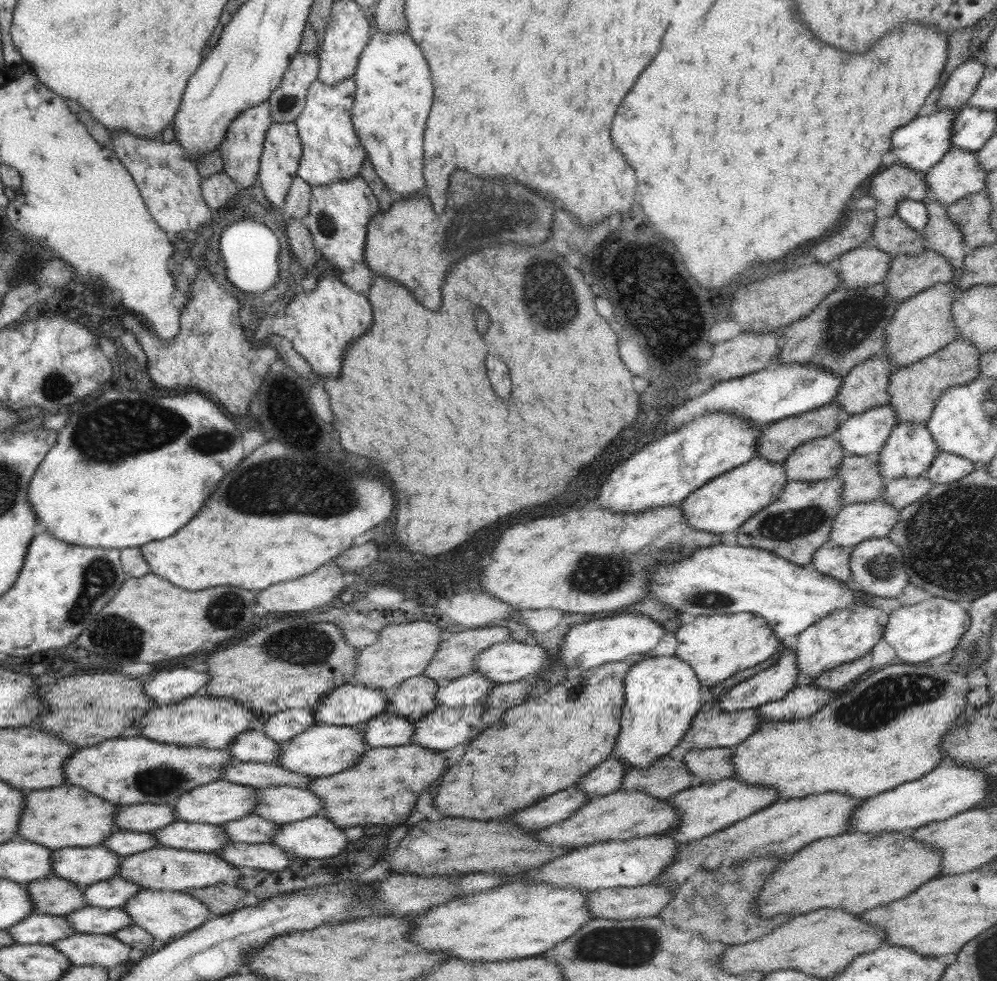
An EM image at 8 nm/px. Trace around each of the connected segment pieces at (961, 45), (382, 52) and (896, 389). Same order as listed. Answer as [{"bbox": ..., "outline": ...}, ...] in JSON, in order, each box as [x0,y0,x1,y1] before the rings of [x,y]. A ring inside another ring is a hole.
[{"bbox":[933,26,977,98],"outline":[[[967,26],[957,30],[948,39],[948,58],[941,72],[939,83],[935,86],[933,97],[938,98],[938,93],[946,84],[946,80],[952,74],[952,71],[967,60],[968,48],[970,48],[970,40],[974,38],[974,30],[977,26]]]},{"bbox":[351,29,434,199],"outline":[[[378,29],[376,34],[371,35],[367,47],[359,56],[358,66],[352,78],[357,86],[351,114],[352,123],[360,139],[360,145],[366,151],[367,159],[374,166],[376,175],[401,199],[420,194],[425,187],[423,178],[424,130],[427,128],[427,119],[434,100],[430,69],[422,49],[406,30],[404,32],[382,32]]]},{"bbox":[888,337,980,424],"outline":[[[960,337],[930,356],[892,371],[888,376],[888,404],[895,408],[897,422],[914,421],[926,424],[940,395],[952,385],[963,385],[980,376],[979,355],[977,346],[969,338]]]}]

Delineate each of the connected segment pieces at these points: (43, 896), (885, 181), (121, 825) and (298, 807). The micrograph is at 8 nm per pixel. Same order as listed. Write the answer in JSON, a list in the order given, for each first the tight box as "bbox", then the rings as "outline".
[{"bbox":[25,874,85,915],"outline":[[[54,874],[40,880],[32,880],[25,884],[25,887],[31,896],[34,912],[41,915],[67,915],[85,906],[85,887],[74,885]]]},{"bbox":[869,163,930,210],"outline":[[[896,163],[874,176],[869,194],[890,210],[896,210],[901,200],[920,202],[930,196],[930,187],[923,176],[904,164]]]},{"bbox":[115,804,178,832],"outline":[[[131,804],[117,808],[115,826],[118,830],[132,832],[152,832],[164,825],[178,821],[172,805],[168,804]]]},{"bbox":[254,785,323,823],"outline":[[[272,785],[257,790],[254,815],[277,822],[293,823],[320,814],[323,800],[308,789]]]}]

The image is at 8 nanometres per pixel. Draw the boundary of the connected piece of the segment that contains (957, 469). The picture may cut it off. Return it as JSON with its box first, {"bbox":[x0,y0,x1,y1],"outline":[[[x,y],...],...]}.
{"bbox":[923,451,975,484],"outline":[[[939,451],[937,457],[932,461],[930,468],[923,474],[932,484],[950,484],[968,476],[975,469],[973,462],[967,458]]]}

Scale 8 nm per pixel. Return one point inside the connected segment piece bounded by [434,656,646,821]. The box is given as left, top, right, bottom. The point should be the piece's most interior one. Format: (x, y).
(544, 745)

